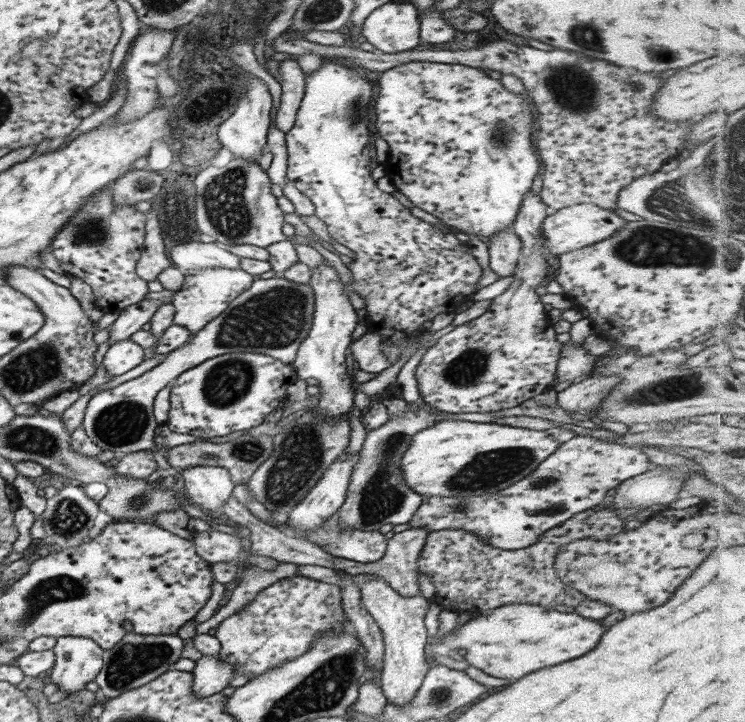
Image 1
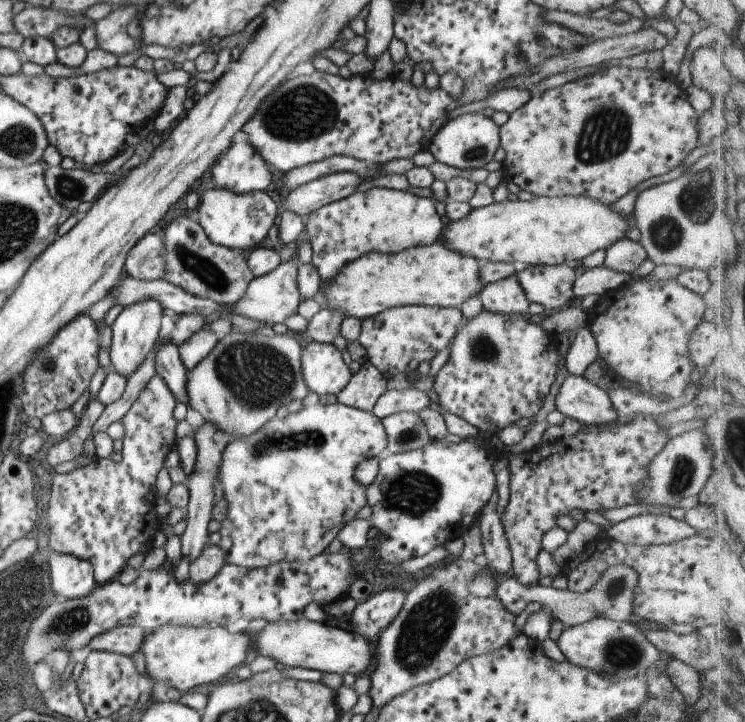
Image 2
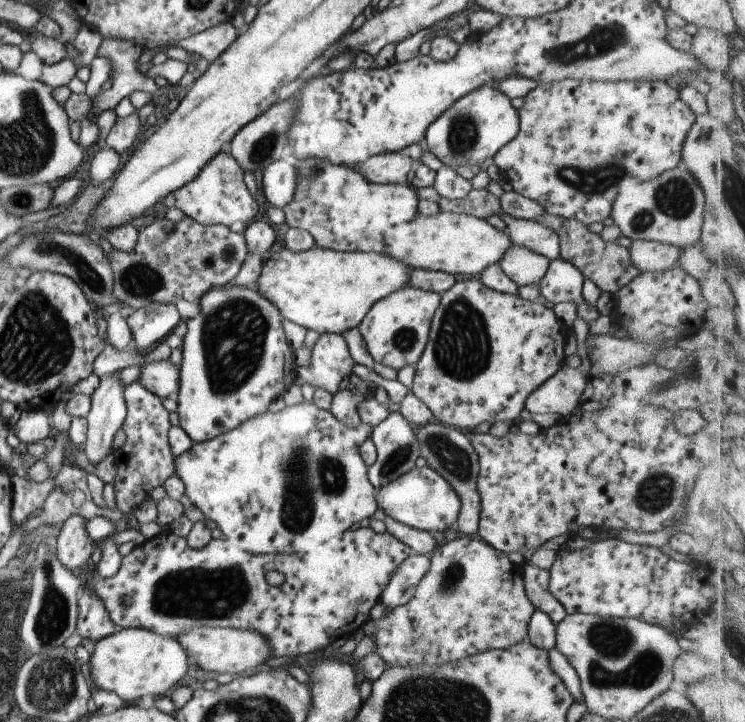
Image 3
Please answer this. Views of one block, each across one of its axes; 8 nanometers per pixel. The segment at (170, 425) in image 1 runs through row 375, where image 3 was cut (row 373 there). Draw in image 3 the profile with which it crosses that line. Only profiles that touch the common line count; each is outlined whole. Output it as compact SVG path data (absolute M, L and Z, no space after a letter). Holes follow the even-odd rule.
M213 286L199 298L199 314L185 322L179 366L179 388L174 395L179 427L193 443L230 431L242 422L261 416L267 406L284 393L296 379L294 350L285 340L278 309L259 293L239 286Z

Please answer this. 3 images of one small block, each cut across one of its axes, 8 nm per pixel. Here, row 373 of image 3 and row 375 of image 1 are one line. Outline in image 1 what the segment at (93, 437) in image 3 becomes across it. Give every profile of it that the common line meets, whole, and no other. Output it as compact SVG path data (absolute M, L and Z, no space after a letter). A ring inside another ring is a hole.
M131 339L119 340L108 345L103 367L108 376L117 376L135 368L144 359L145 349L135 344Z

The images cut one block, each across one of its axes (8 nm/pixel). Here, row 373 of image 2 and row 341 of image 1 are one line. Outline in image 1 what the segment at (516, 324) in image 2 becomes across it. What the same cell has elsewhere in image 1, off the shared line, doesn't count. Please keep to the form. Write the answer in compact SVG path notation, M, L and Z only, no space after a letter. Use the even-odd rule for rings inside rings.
M532 190L523 195L511 228L521 242L520 255L512 273L513 283L509 284L502 294L489 300L489 305L483 314L465 324L457 325L453 330L439 337L436 344L427 348L420 359L414 377L421 400L429 407L453 414L495 412L513 408L549 388L551 380L555 378L562 344L555 340L556 333L553 331L552 322L543 311L539 296L533 291L547 274L541 222L549 212L549 208L543 204L539 196L534 195Z

